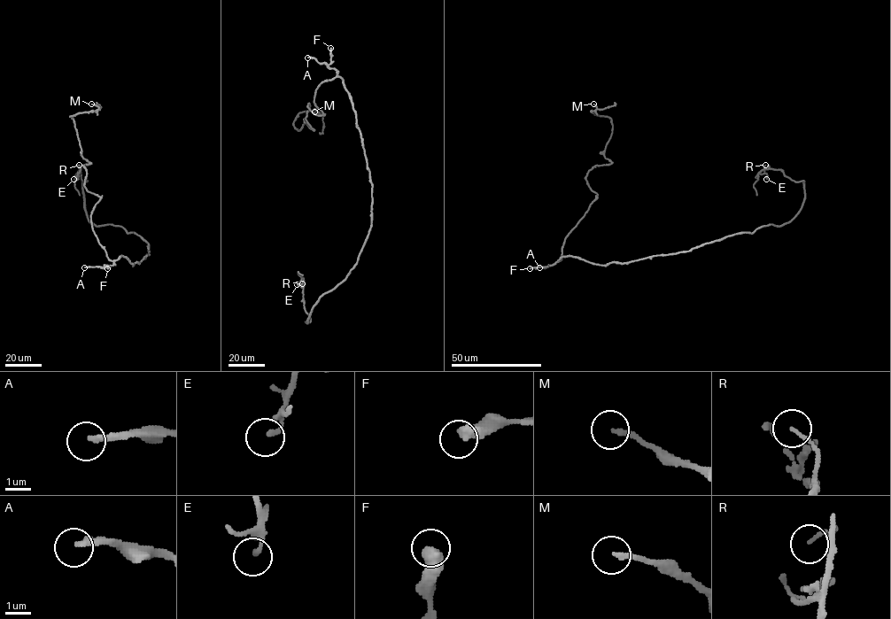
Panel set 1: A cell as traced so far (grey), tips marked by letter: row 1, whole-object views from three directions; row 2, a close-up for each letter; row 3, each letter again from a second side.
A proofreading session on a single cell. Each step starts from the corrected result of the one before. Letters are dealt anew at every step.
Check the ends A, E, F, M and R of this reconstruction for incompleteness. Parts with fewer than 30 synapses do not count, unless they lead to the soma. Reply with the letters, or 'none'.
A

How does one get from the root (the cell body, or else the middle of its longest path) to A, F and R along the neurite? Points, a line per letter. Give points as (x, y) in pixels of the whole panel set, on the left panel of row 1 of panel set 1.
A: (135, 263), (133, 265), (120, 256), (112, 265), (84, 267)
F: (135, 263), (133, 265), (120, 256), (112, 265), (104, 266), (107, 268)
R: (135, 263), (149, 254), (148, 243), (121, 226), (89, 221), (82, 190), (87, 181), (81, 179), (79, 165)

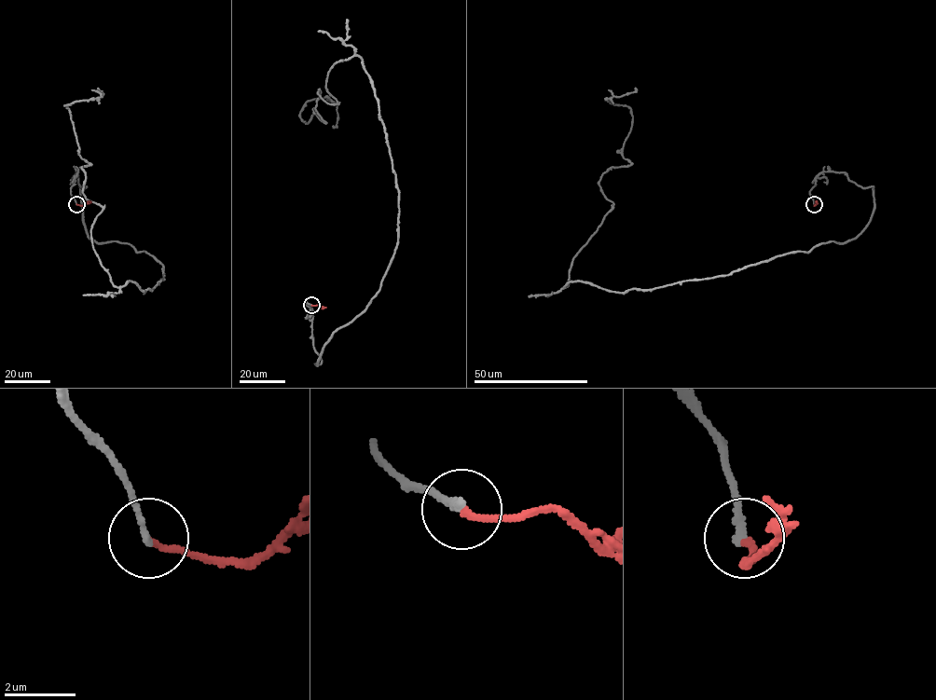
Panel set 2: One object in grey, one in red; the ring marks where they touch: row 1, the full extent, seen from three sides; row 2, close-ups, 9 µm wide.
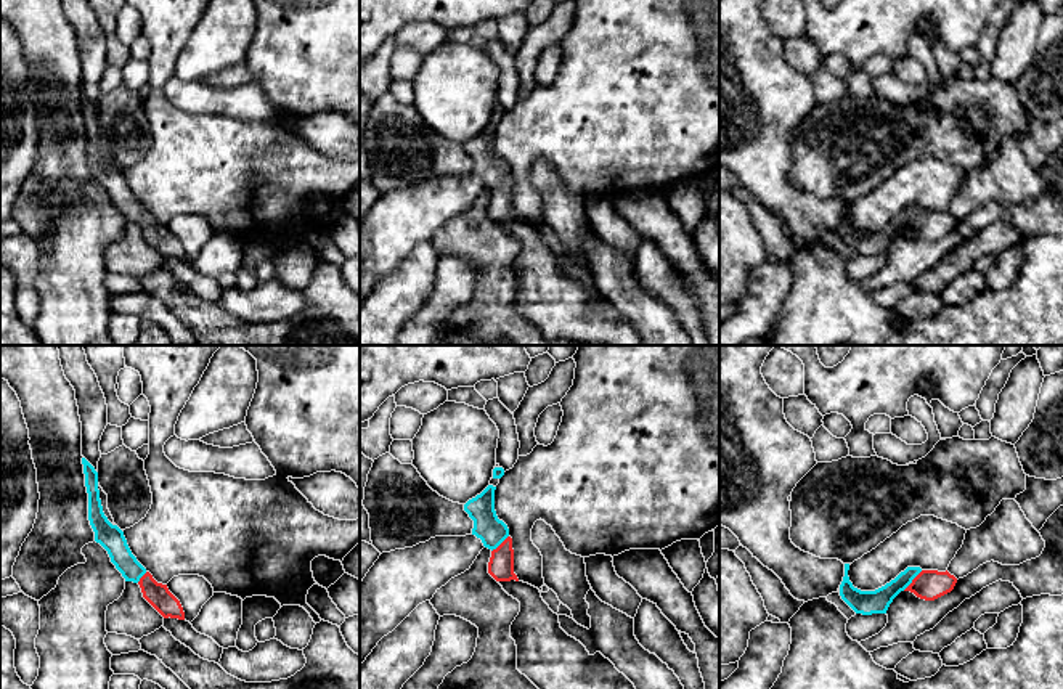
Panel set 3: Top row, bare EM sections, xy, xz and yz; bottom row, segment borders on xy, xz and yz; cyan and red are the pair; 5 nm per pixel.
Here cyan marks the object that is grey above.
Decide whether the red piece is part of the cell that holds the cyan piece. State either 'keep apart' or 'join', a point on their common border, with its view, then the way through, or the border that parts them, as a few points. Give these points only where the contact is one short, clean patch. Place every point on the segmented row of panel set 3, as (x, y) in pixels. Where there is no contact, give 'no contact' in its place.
join; meets cyan in yz at (912, 578); runs through yz (877, 601), (896, 585), (912, 578), (928, 585)

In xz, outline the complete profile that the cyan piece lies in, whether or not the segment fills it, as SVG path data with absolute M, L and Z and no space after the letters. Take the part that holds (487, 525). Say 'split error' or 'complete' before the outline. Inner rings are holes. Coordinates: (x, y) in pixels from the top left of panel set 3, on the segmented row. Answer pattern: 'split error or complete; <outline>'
split error; M488 485L480 495L464 504L464 511L474 520L472 535L482 540L491 551L488 573L496 581L519 581L514 573L514 549L507 525L498 519L495 511L495 490Z

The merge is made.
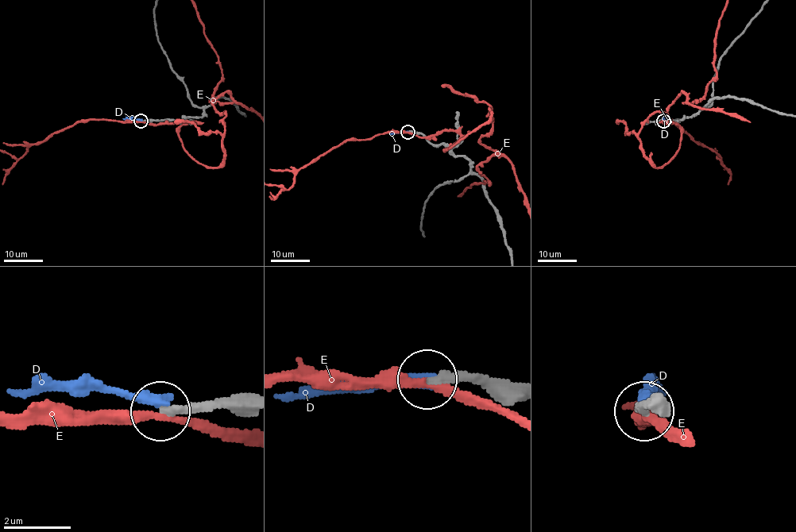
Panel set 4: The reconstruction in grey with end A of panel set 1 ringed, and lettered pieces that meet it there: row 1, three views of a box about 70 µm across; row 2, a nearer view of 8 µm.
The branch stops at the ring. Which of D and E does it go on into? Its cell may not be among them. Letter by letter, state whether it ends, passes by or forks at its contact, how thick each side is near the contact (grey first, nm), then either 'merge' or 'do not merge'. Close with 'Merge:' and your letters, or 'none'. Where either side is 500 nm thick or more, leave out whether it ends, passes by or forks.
D: it ends there; 280 nm thick on the grey side, 340 nm on the other; do not merge
E: it passes by; 280 nm thick on the grey side, 240 nm on the other; do not merge
Merge: none

